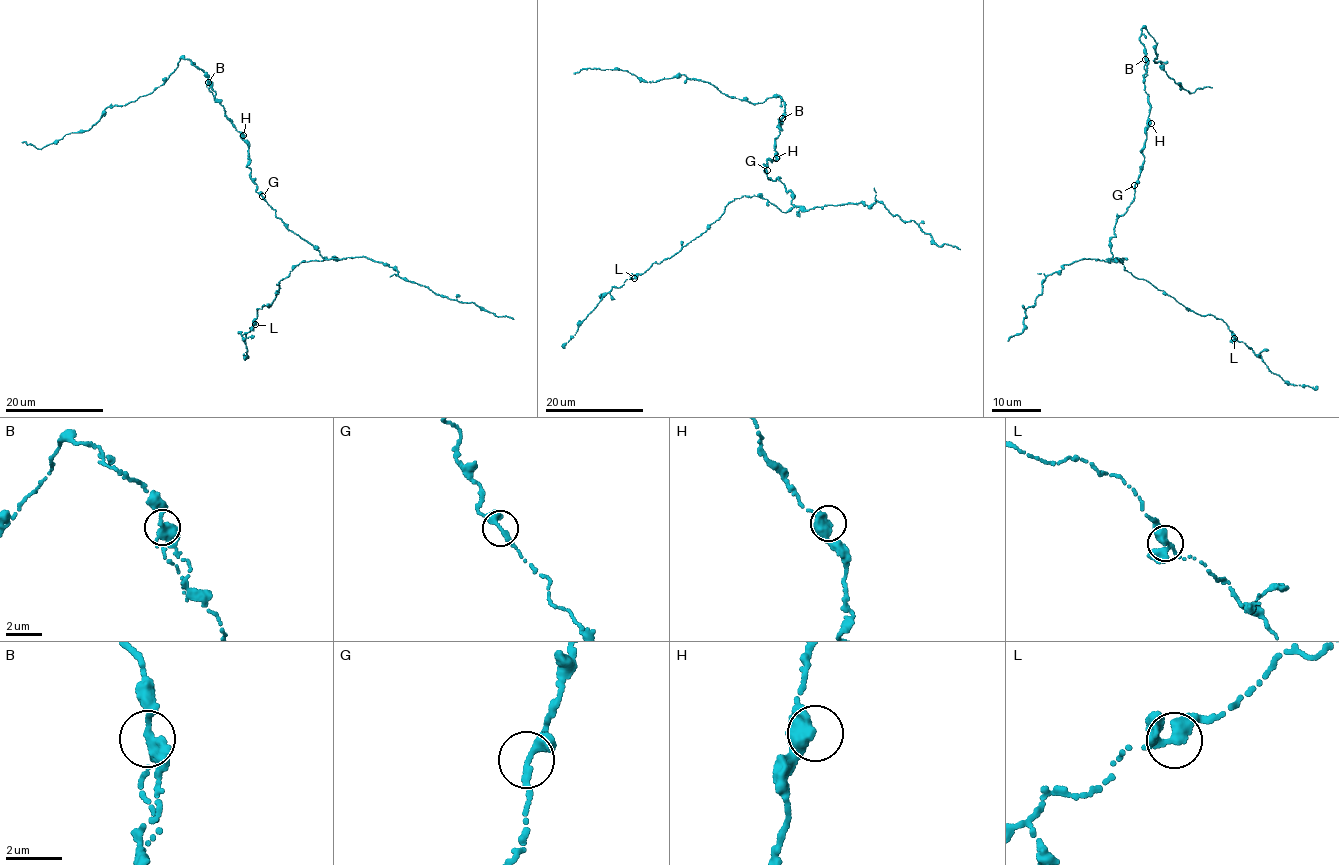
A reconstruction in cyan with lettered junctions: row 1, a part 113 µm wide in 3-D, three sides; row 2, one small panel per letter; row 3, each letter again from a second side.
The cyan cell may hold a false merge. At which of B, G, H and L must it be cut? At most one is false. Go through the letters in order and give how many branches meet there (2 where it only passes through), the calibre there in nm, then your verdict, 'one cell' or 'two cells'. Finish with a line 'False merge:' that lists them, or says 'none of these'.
B: branches 2; calibre 400 nm; one cell
G: branches 2; calibre 300 nm; one cell
H: branches 2; calibre 400 nm; one cell
L: branches 2; calibre 400 nm; one cell
False merge: none of these

